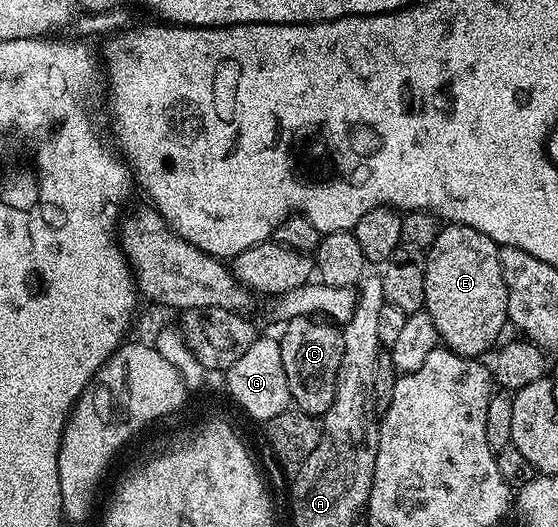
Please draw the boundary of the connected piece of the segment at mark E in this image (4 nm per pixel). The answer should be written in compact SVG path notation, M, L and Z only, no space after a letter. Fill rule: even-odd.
M461 223L441 226L424 260L424 310L438 329L440 343L449 351L469 357L484 357L488 350L491 352L497 346L496 338L509 326L498 244L486 233Z

